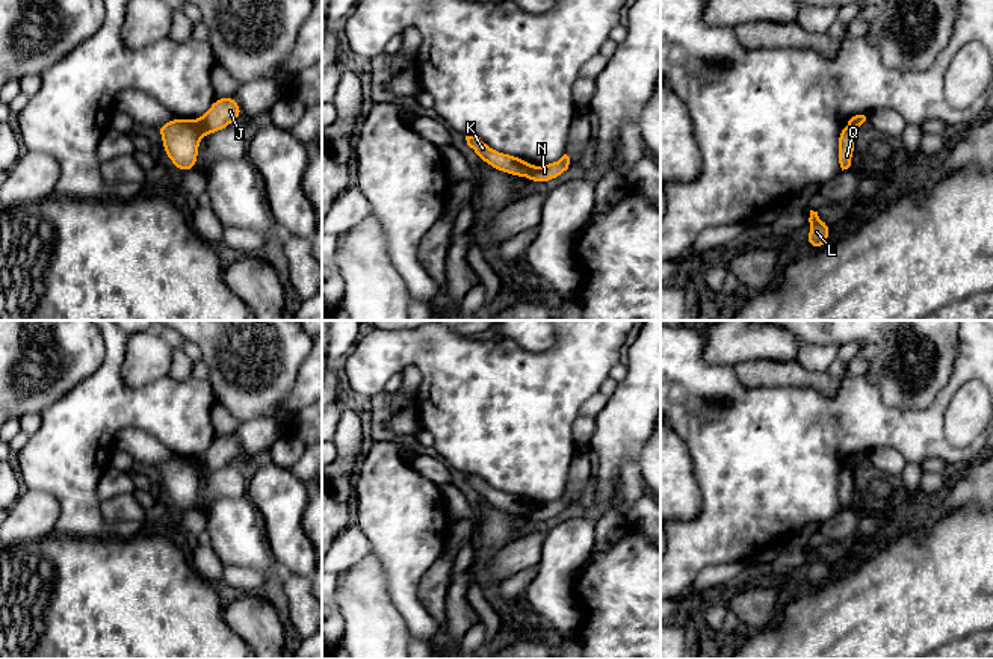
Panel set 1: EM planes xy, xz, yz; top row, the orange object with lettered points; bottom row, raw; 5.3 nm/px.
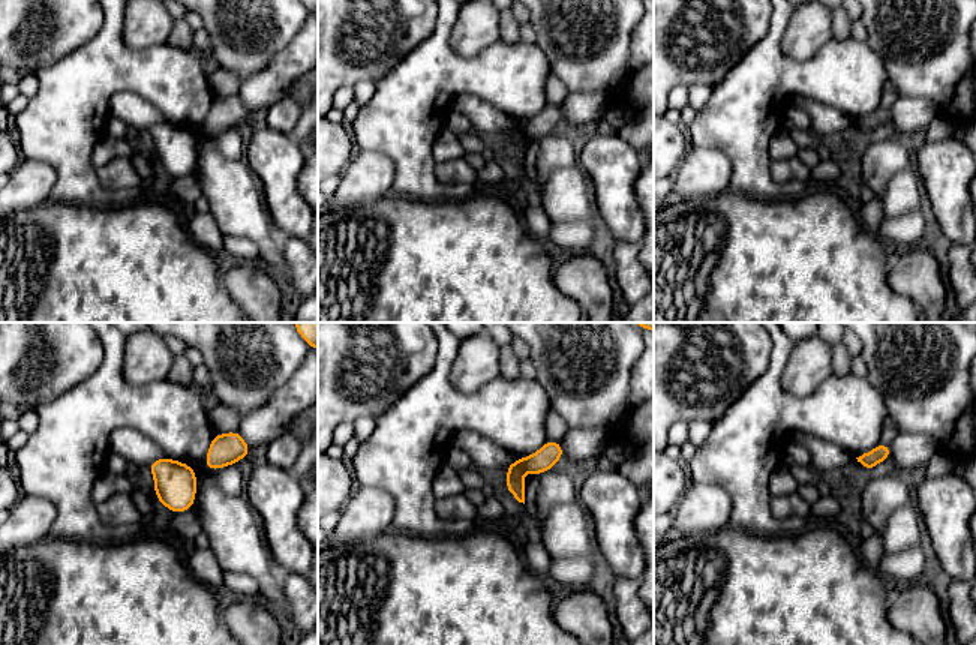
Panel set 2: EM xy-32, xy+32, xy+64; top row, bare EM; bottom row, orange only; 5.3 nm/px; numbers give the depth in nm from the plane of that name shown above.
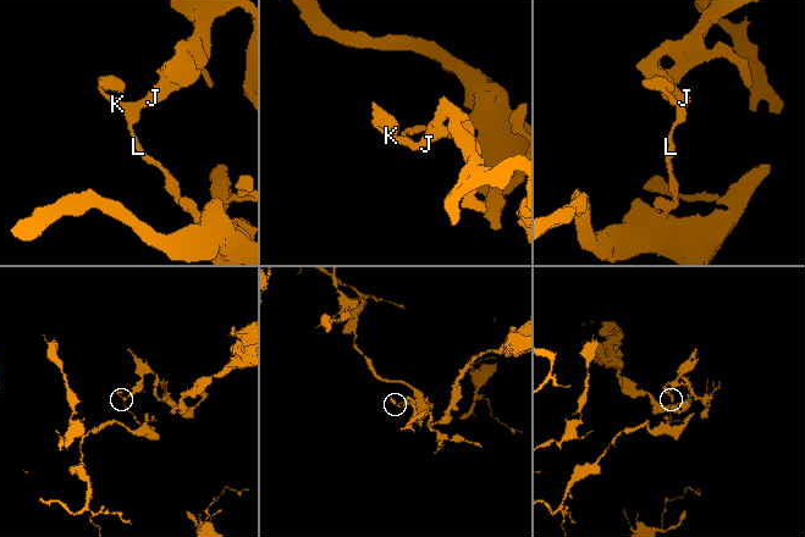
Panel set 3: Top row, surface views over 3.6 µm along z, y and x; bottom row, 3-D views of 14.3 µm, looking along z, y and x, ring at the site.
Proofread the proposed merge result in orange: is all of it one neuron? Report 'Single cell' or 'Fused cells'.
Fused cells

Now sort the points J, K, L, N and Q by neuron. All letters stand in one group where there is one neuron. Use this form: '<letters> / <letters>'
J N / K L Q

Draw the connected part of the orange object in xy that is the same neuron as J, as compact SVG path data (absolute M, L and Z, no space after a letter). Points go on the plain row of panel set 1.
M234 435L216 437L210 447L192 463L204 475L227 467L234 458L243 456Z

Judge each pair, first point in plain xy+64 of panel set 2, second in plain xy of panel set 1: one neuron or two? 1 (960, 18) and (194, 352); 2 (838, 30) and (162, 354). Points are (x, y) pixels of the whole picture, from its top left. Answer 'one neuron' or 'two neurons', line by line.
1: two neurons
2: two neurons

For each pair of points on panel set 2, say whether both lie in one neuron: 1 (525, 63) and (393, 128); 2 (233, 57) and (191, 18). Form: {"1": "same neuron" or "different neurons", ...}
{"1": "same neuron", "2": "different neurons"}

